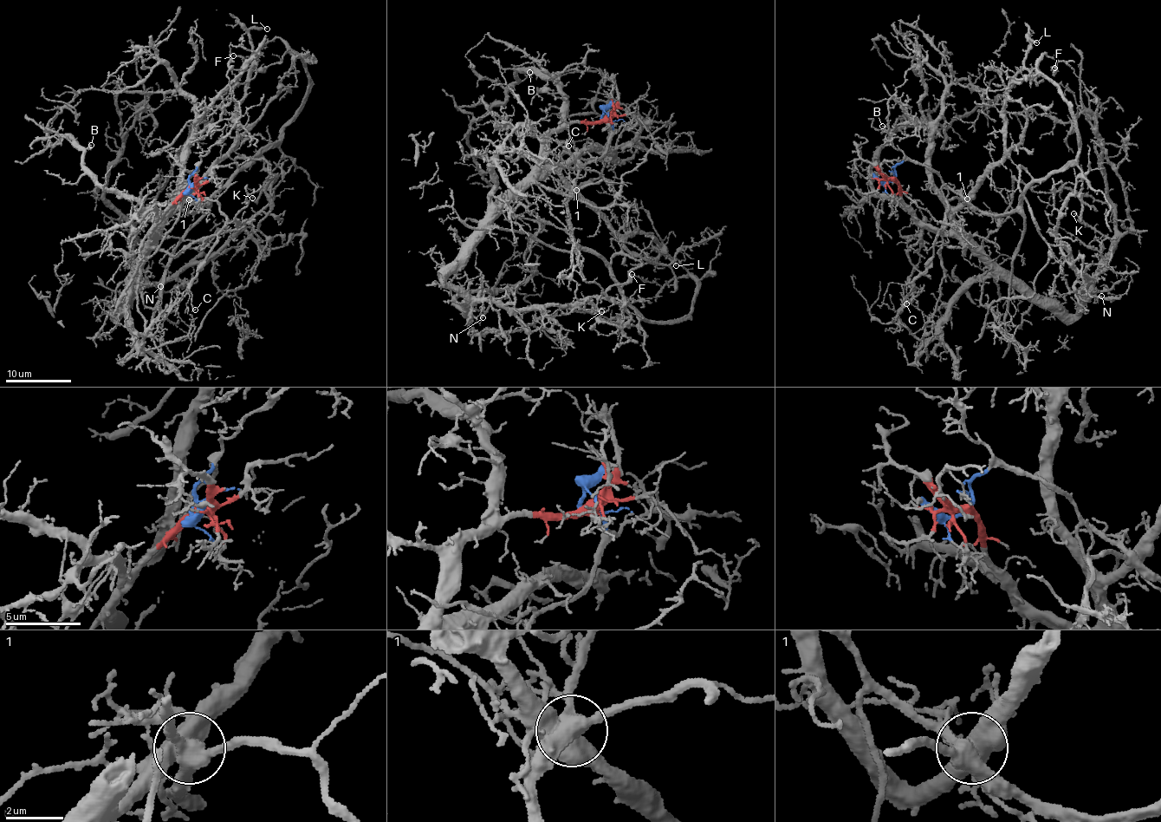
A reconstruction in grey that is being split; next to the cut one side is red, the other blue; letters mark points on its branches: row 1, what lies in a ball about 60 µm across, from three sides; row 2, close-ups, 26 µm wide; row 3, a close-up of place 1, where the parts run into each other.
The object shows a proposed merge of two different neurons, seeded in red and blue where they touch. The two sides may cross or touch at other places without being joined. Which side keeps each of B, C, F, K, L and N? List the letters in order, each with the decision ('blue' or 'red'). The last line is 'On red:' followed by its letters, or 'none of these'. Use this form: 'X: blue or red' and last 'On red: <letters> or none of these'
B: red
C: blue
F: blue
K: blue
L: red
N: red
On red: B, L, N

